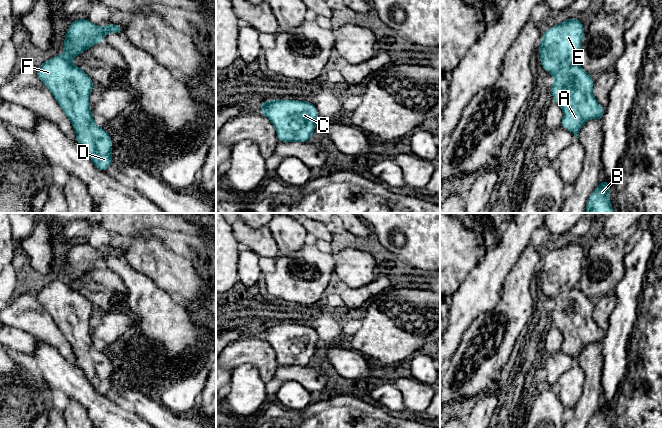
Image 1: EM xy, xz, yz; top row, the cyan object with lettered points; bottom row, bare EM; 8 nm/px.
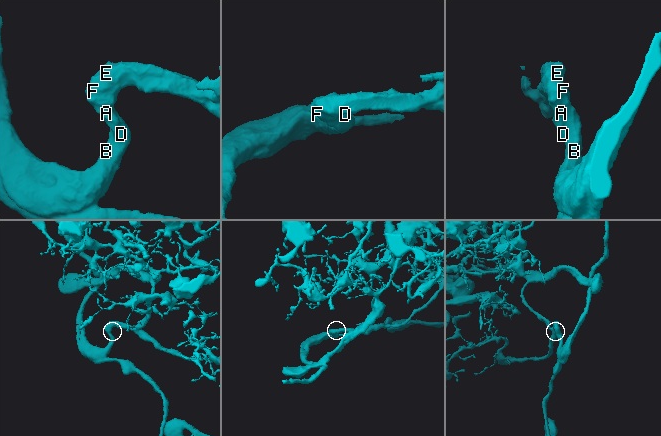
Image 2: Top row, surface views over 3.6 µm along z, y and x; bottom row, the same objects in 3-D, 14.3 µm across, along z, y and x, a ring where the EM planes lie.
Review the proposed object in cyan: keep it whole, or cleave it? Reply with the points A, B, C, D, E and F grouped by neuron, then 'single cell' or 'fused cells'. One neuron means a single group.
A B C D E F | single cell

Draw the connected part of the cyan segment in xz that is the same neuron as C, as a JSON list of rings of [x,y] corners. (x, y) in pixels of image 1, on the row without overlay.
[[[270,324],[260,327],[261,337],[274,349],[280,366],[308,366],[320,345],[312,325]]]

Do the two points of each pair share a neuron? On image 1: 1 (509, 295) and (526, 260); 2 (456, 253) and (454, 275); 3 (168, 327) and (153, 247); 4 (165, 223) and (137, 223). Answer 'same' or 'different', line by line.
1: same
2: same
3: different
4: same

